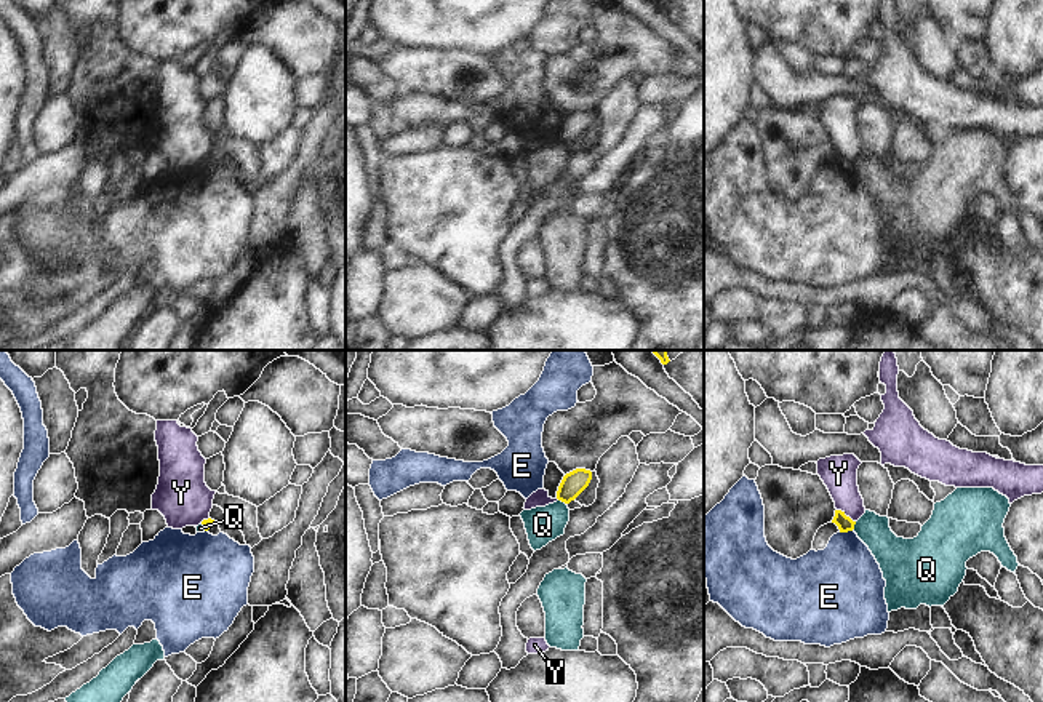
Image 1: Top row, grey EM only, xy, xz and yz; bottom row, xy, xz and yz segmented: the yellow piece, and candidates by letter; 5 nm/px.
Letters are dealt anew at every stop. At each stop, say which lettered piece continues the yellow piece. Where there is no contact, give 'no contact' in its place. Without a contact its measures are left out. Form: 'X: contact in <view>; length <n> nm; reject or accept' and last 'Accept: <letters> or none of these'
E: contact in yz; length 80 nm; reject
Q: contact in xz; length 50 nm; reject
Y: contact in yz; length 120 nm; reject
Accept: none of these

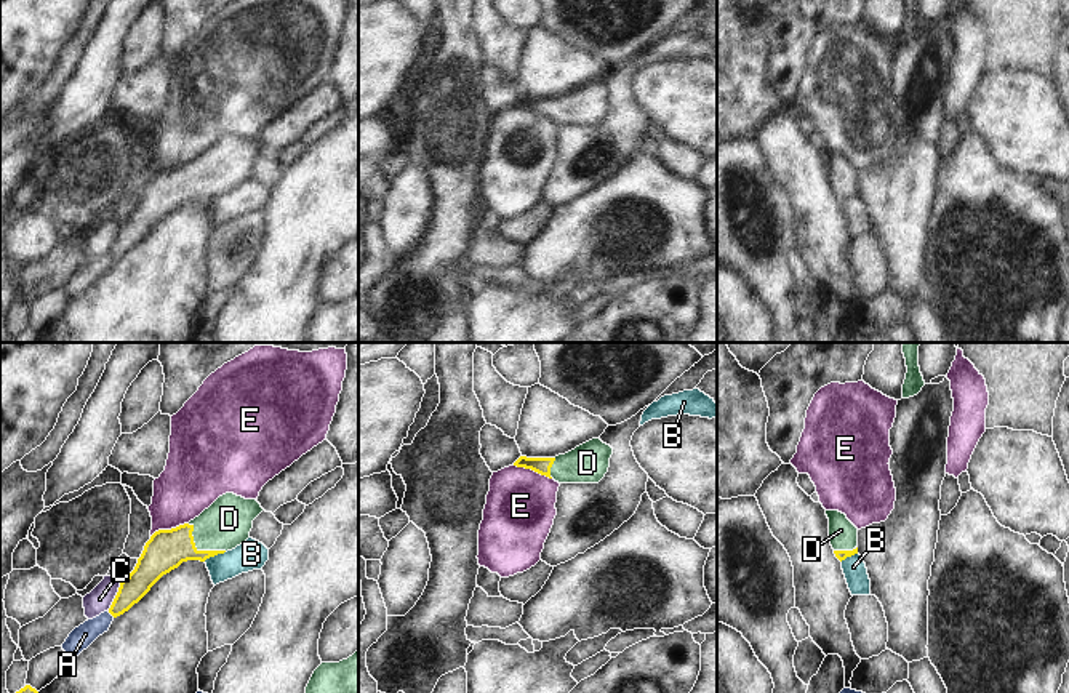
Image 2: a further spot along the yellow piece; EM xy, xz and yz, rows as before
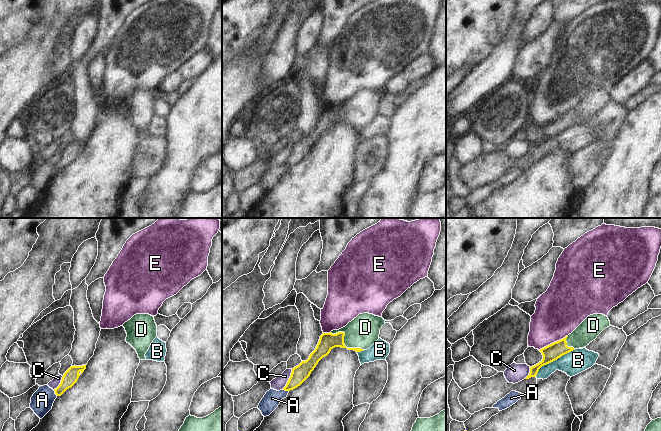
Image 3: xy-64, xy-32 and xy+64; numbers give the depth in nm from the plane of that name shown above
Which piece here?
A: contact in xy; length 50 nm; reject
B: contact in xy; length 120 nm; reject
C: contact in xy; length 170 nm; reject
D: contact in xy; length 240 nm; accept
E: contact in xy; length 200 nm; reject
Accept: D

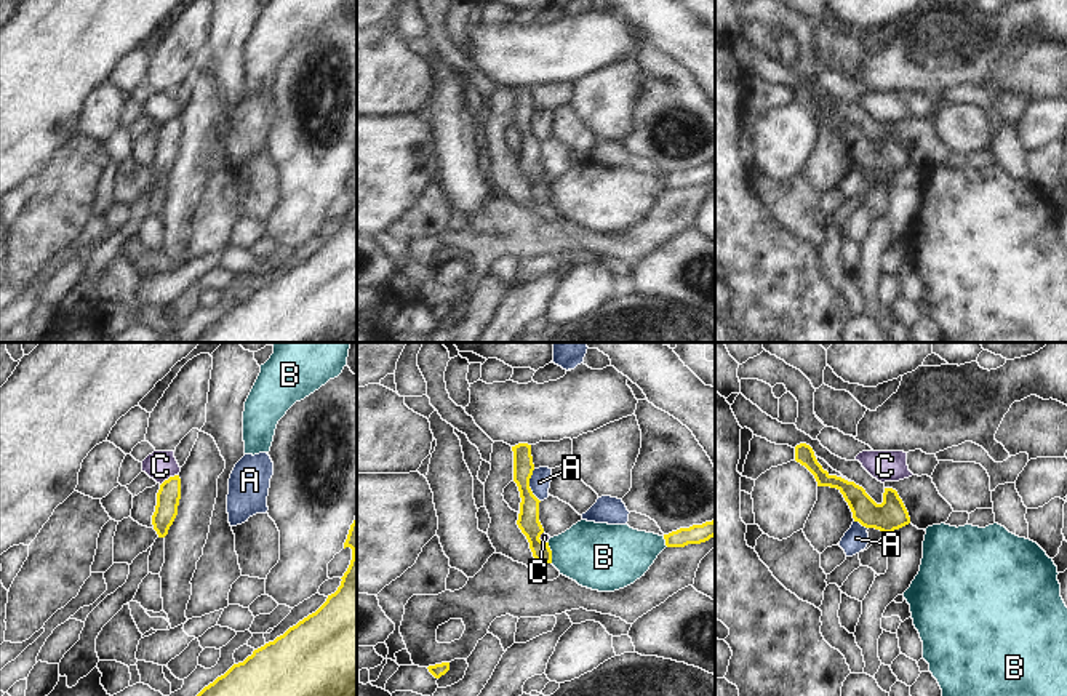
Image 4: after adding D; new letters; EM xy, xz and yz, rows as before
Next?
A: contact in xz; length 170 nm; reject
B: contact in xz; length 110 nm; reject
C: contact in xy; length 110 nm; reject
Accept: none of these

